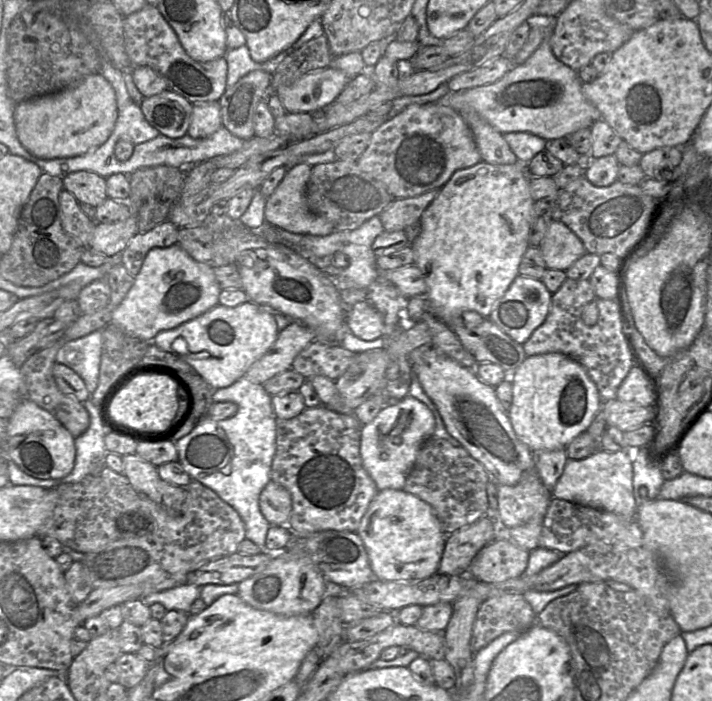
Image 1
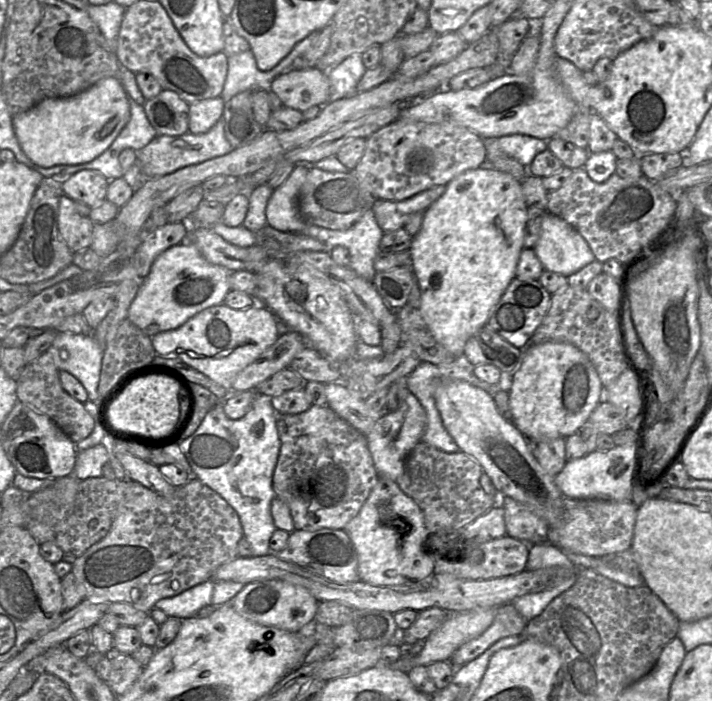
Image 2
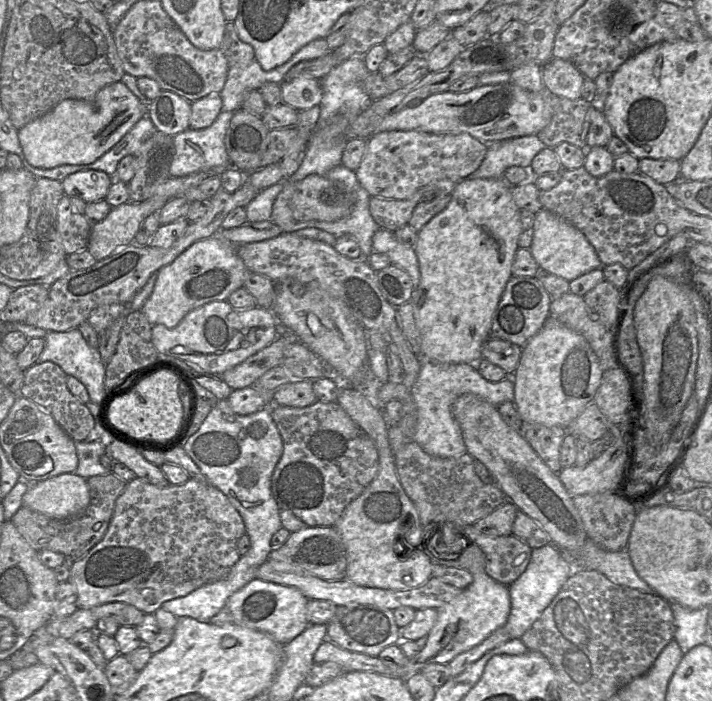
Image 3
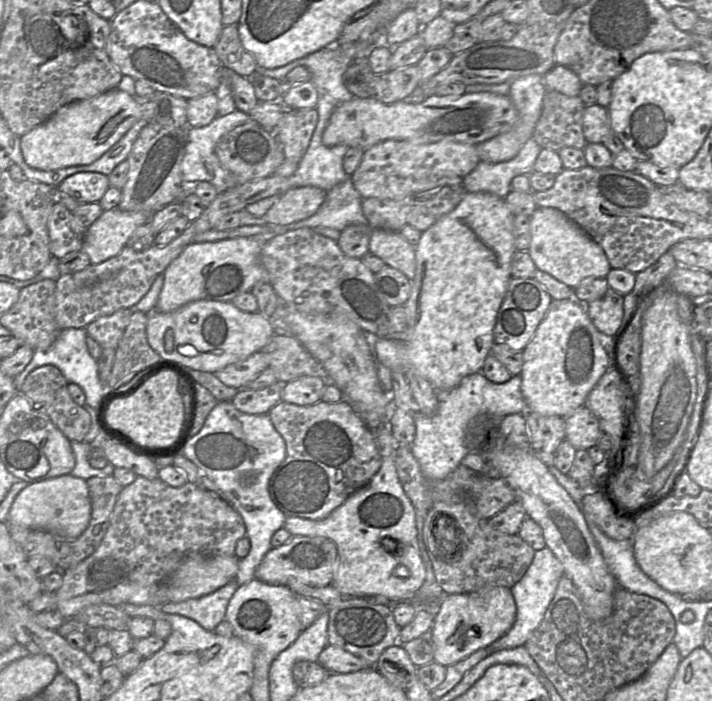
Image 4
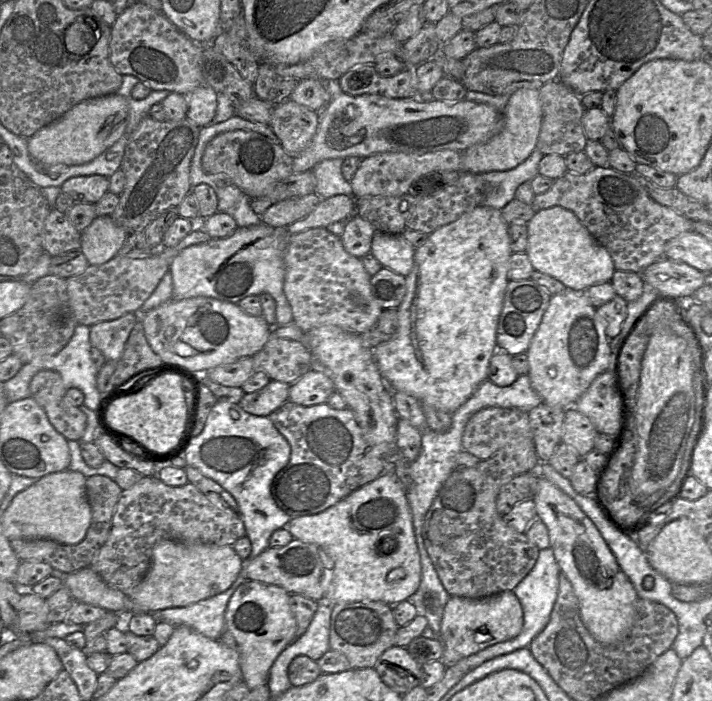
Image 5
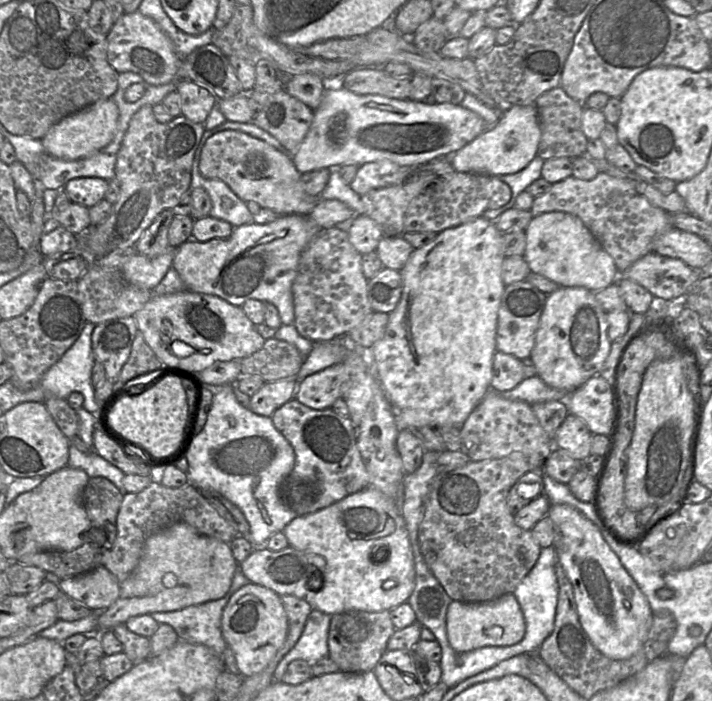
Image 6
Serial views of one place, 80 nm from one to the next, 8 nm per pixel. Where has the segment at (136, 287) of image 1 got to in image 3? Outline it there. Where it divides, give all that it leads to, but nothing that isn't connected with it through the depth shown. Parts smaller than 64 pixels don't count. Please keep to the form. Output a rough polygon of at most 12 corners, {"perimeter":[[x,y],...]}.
{"perimeter":[[216,233],[157,272],[141,312],[174,328],[227,300],[248,269]]}

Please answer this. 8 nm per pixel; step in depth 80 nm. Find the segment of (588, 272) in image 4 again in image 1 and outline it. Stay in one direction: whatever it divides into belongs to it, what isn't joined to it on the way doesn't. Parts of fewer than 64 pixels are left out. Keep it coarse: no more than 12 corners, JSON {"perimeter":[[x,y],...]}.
{"perimeter":[[552,220],[538,246],[548,269],[566,271],[587,253]]}

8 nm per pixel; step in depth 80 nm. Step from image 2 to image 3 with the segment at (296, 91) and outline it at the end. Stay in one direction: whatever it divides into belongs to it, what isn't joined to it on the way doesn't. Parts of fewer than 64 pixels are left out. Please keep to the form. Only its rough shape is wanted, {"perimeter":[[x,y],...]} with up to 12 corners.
{"perimeter":[[314,77],[280,84],[283,103],[298,111],[319,105]]}

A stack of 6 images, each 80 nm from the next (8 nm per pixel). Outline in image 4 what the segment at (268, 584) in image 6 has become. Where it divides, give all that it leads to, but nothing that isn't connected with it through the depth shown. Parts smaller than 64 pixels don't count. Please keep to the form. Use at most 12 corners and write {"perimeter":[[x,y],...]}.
{"perimeter":[[292,536],[265,555],[255,579],[332,585],[336,544]]}

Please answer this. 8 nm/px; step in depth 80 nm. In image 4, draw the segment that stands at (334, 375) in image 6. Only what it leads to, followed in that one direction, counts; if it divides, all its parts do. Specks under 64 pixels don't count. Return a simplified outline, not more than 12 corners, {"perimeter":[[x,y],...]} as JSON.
{"perimeter":[[302,376],[283,384],[281,401],[298,406],[321,401],[328,382]]}

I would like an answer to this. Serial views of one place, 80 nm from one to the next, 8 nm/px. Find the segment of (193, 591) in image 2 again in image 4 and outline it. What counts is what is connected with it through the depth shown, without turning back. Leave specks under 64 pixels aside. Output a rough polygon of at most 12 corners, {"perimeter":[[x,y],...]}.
{"perimeter":[[232,580],[215,592],[162,611],[179,614],[208,631],[225,619],[240,585]]}

